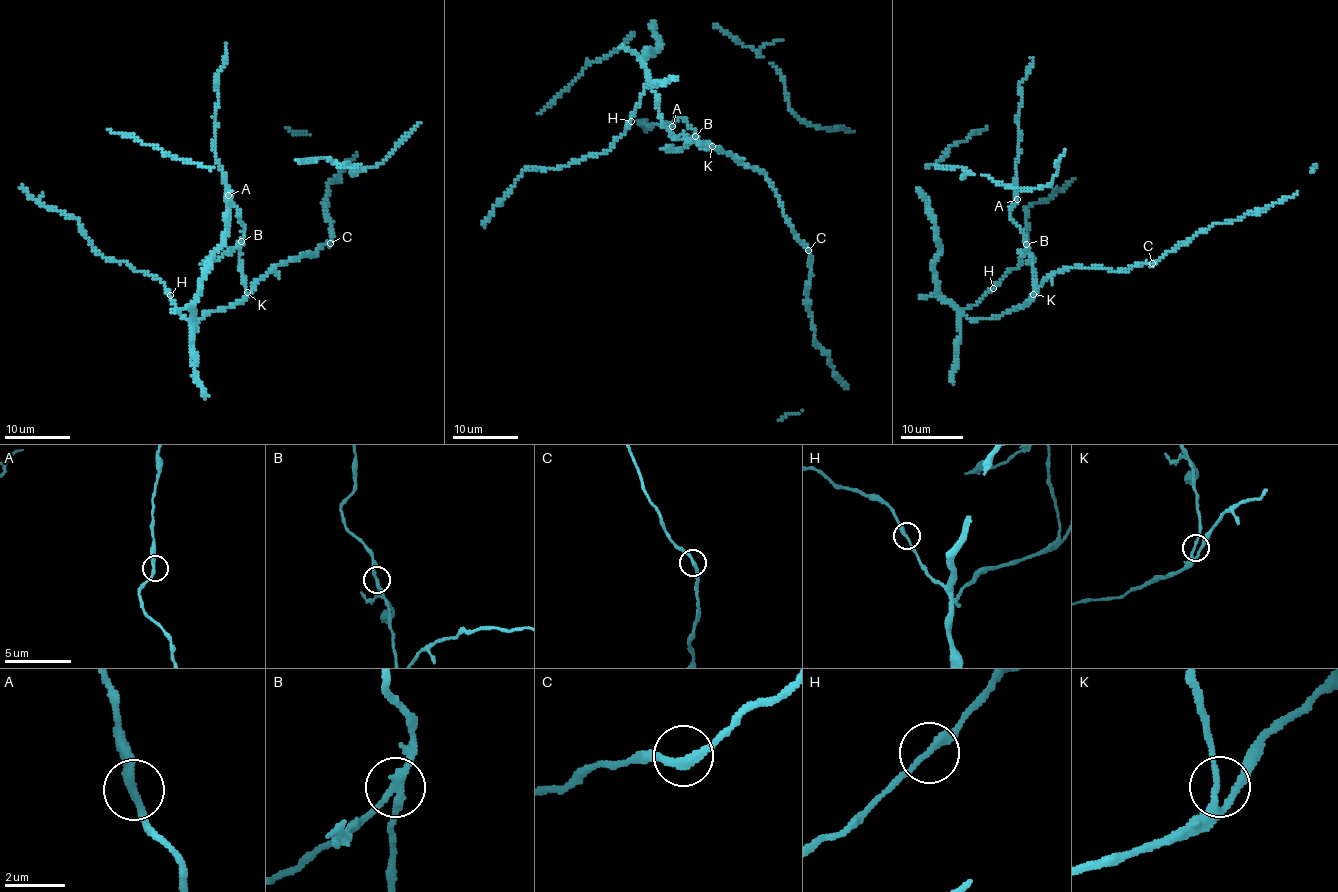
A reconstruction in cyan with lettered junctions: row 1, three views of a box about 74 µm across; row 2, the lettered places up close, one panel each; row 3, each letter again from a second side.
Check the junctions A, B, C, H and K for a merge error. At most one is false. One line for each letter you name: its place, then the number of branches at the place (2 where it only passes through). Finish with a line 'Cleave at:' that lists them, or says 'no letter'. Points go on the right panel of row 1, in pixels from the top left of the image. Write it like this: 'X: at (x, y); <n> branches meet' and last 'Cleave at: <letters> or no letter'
B: at (1026, 244); 3 branches meet
Cleave at: B

